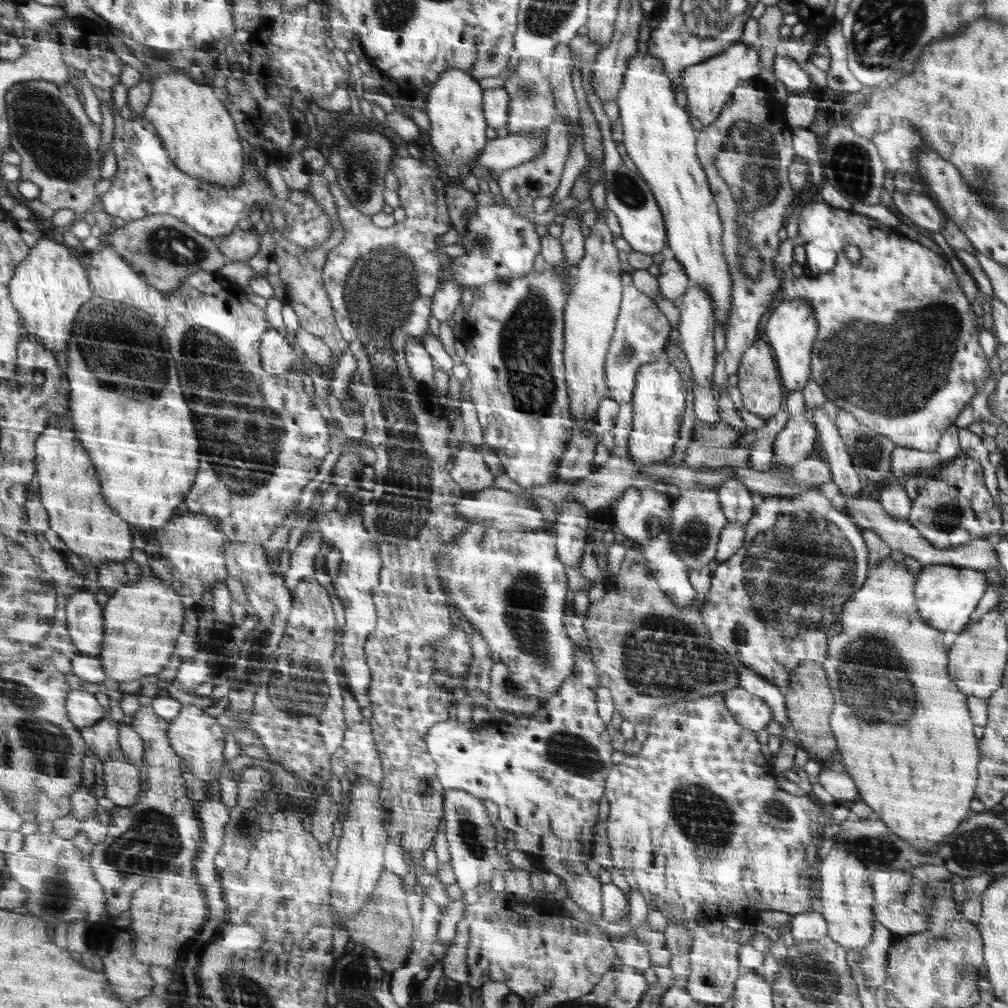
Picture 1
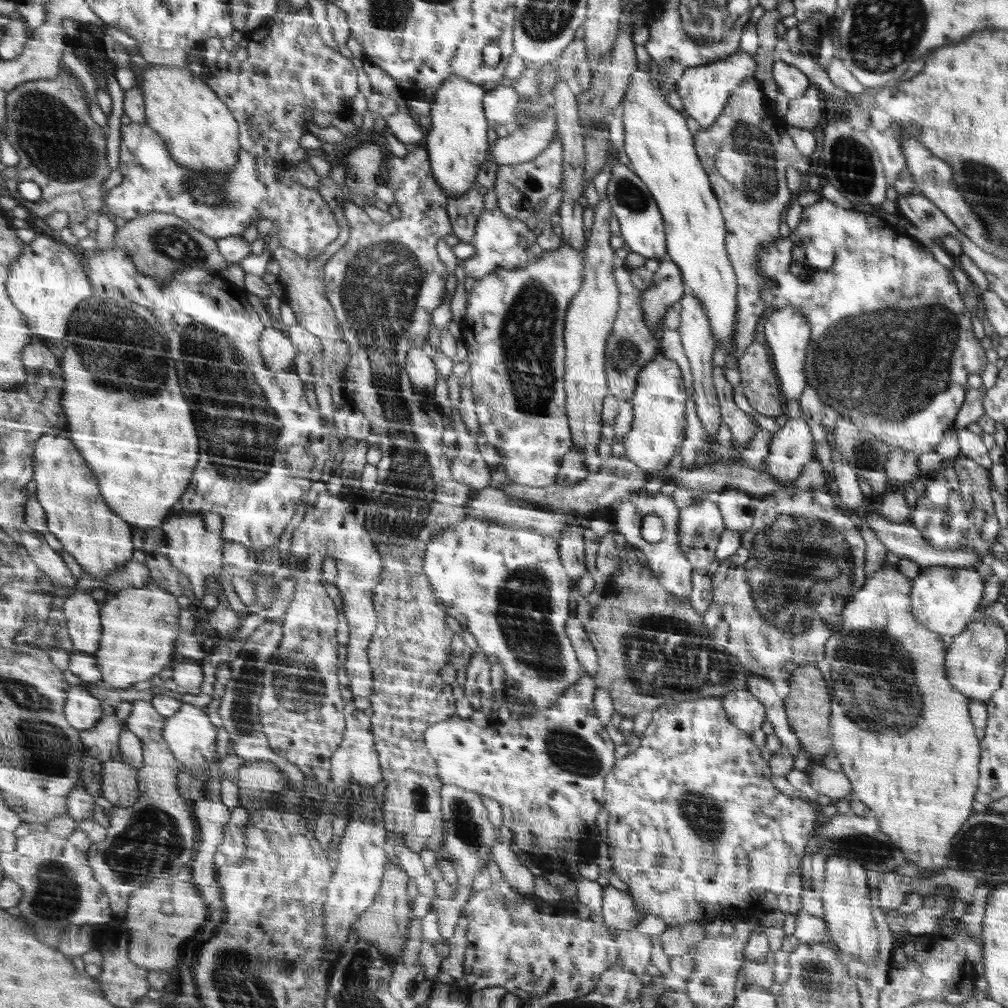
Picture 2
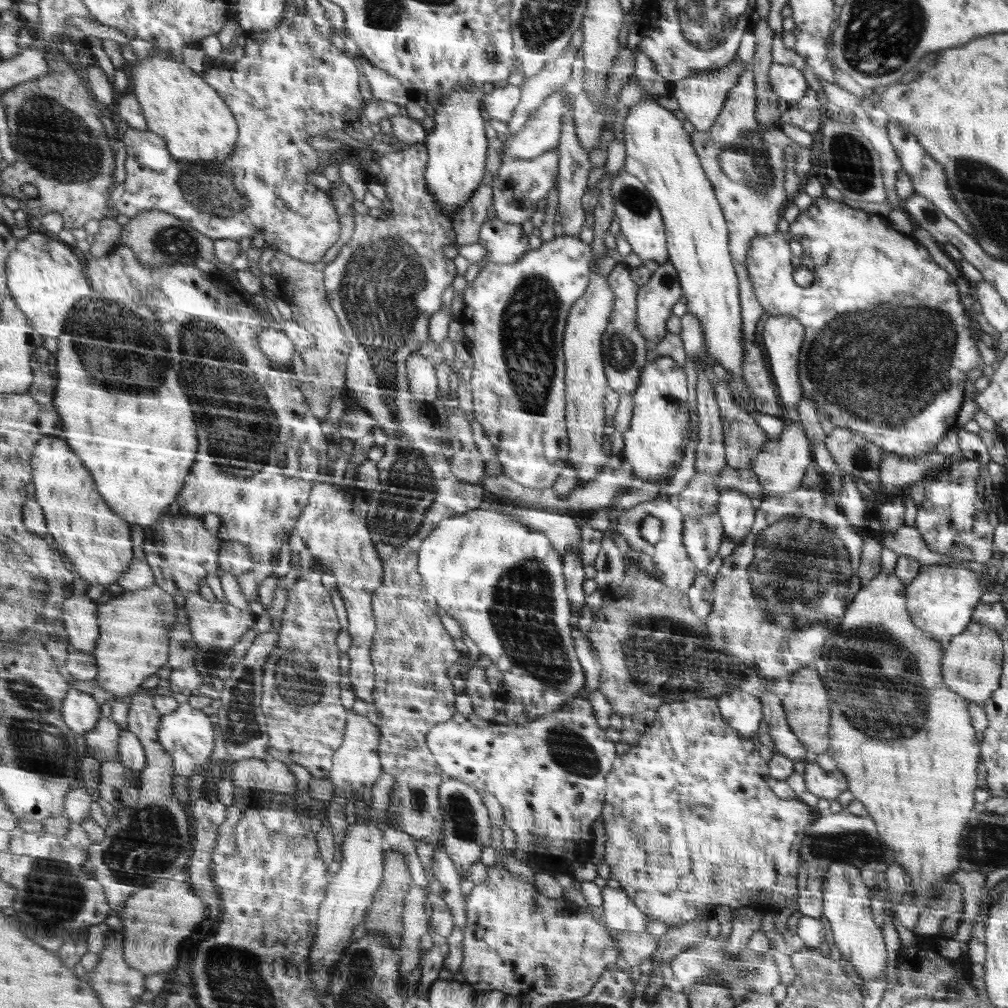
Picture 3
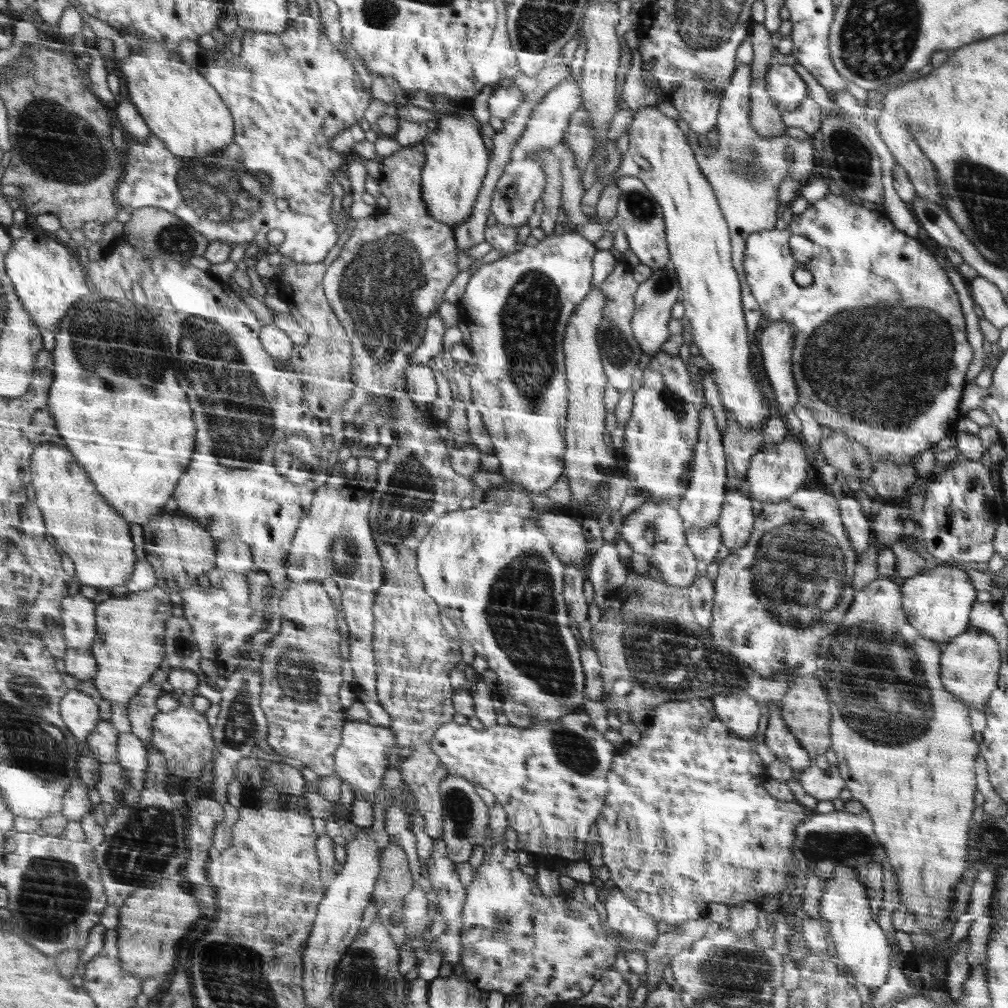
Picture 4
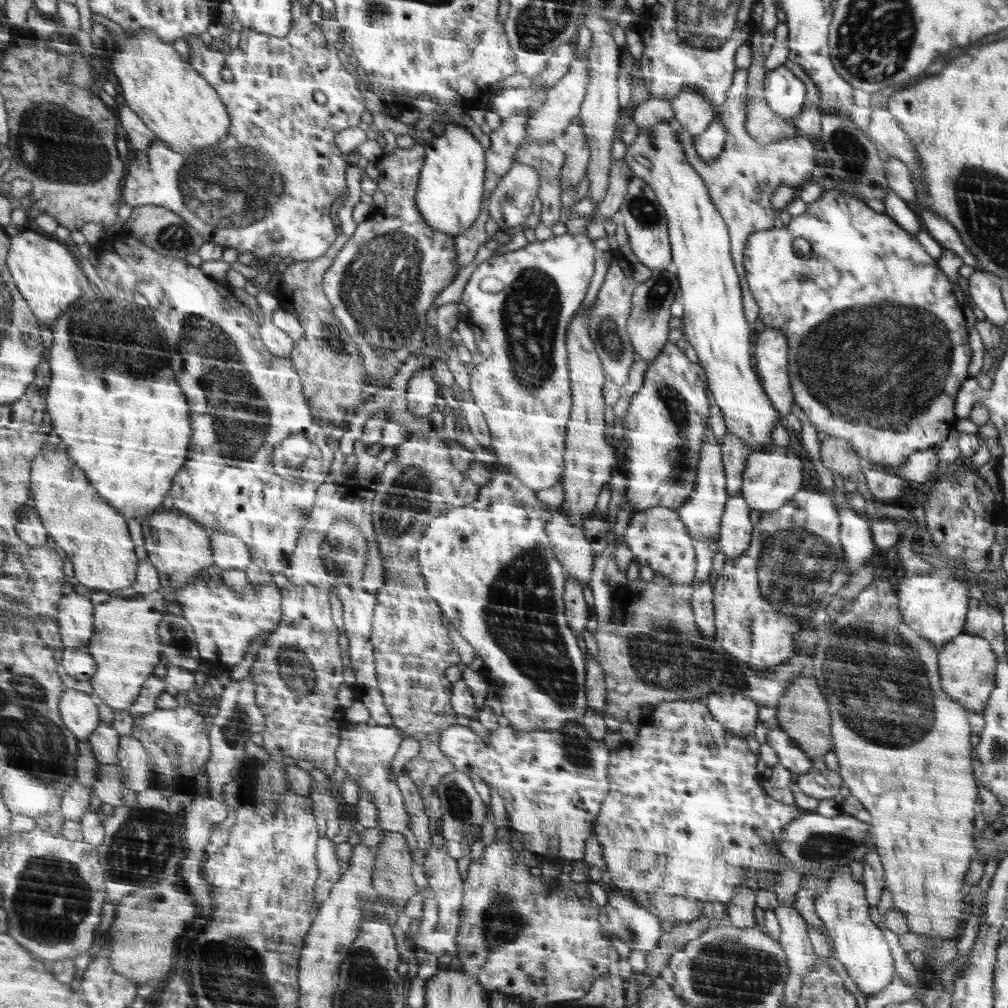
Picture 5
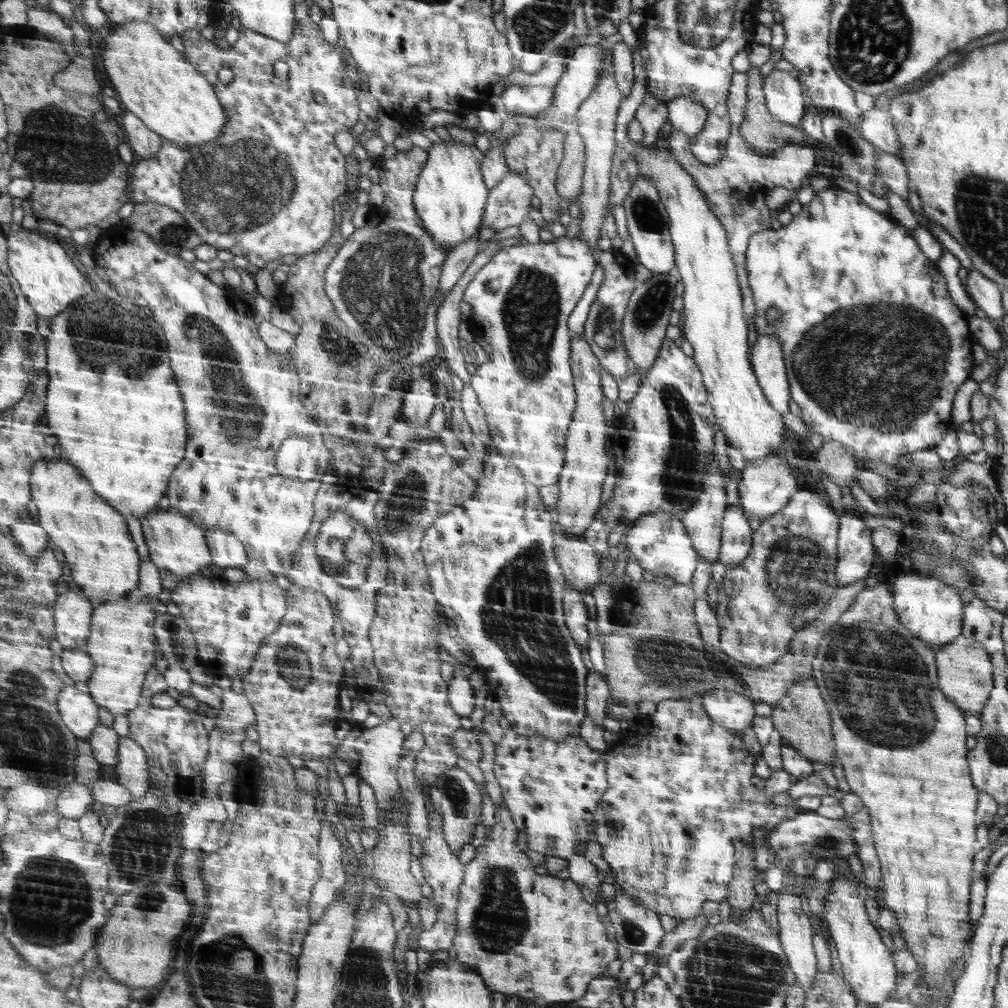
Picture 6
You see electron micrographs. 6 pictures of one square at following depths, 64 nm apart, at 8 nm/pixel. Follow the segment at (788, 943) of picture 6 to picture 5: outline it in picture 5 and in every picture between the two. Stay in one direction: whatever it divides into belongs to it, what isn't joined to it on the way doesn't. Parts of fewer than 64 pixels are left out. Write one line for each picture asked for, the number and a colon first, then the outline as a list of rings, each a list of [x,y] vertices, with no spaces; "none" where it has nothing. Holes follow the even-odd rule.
5: [[[779,904],[773,912],[781,928],[781,936],[777,942],[781,942],[781,948],[787,958],[787,966],[799,972],[801,976],[807,974],[815,962],[815,954],[807,938],[805,920],[793,910],[793,904],[791,906]]]

